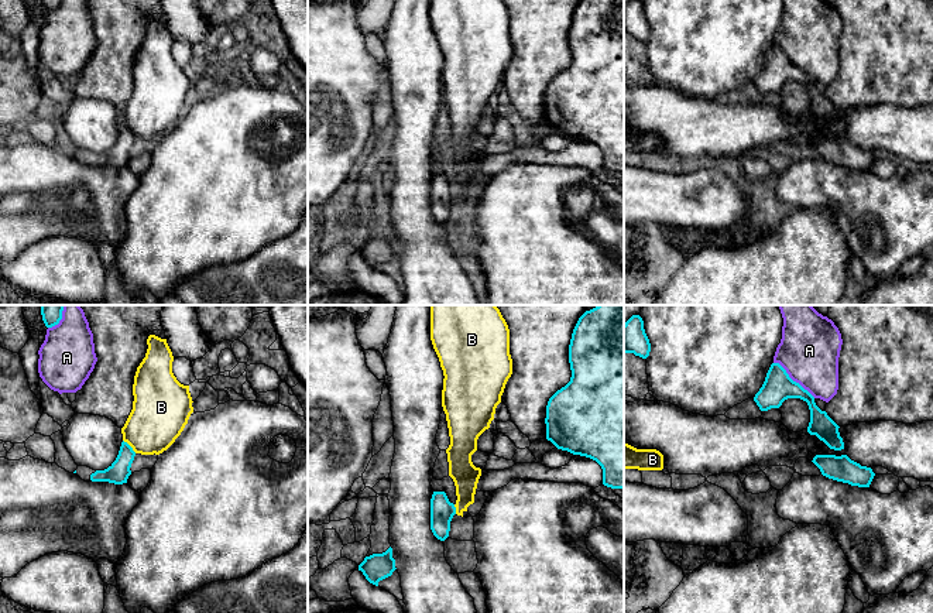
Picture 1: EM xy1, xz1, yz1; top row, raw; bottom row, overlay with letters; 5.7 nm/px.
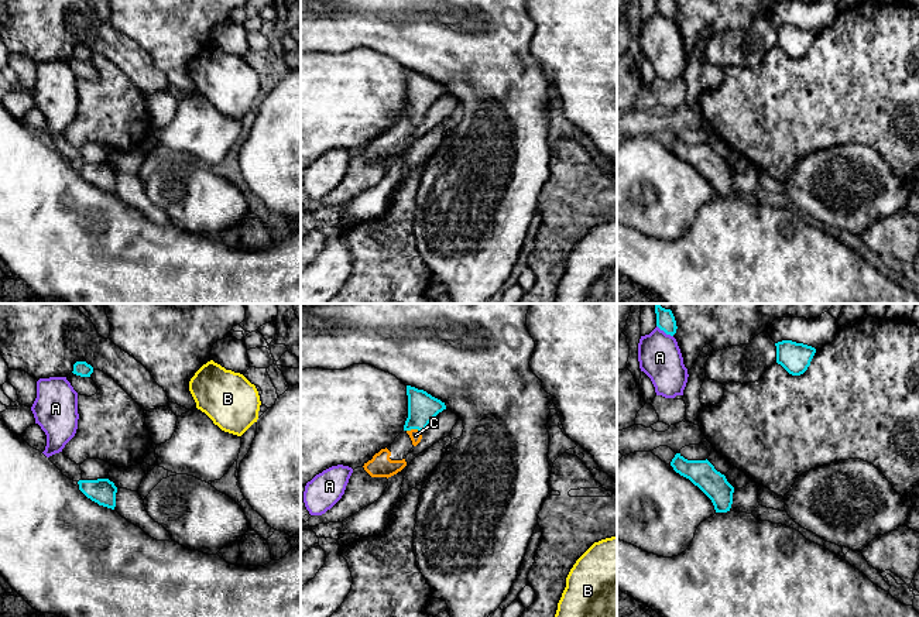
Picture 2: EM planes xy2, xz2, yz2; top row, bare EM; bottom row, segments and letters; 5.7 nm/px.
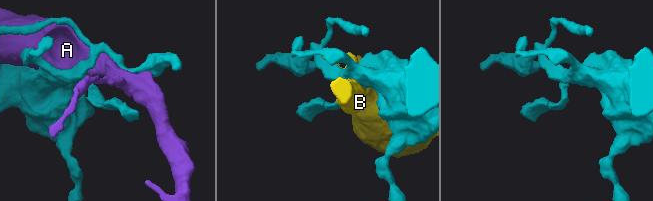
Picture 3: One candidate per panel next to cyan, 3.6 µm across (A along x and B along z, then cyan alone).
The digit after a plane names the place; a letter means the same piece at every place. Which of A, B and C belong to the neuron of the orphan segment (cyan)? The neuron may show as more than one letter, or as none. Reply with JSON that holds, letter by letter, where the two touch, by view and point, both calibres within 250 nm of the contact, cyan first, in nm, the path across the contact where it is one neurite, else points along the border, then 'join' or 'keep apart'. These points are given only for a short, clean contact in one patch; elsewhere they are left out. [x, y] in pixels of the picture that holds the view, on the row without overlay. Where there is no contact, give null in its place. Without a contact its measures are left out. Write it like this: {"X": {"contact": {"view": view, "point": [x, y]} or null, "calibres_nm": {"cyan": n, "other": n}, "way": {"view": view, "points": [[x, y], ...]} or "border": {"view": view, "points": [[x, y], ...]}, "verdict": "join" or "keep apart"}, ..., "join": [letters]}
{"A": {"contact": {"view": "yz1", "point": [792, 64]}, "calibres_nm": {"cyan": 170, "other": 340}, "verdict": "keep apart"}, "B": {"contact": {"view": "xy1", "point": [130, 130]}, "calibres_nm": {"cyan": 120, "other": 320}, "verdict": "keep apart"}, "C": {"contact": {"view": "xz2", "point": [415, 112]}, "calibres_nm": {"cyan": 170, "other": 70}, "way": {"view": "xz2", "points": [[422, 91], [415, 112], [415, 119]]}, "verdict": "join"}, "join": ["C"]}

